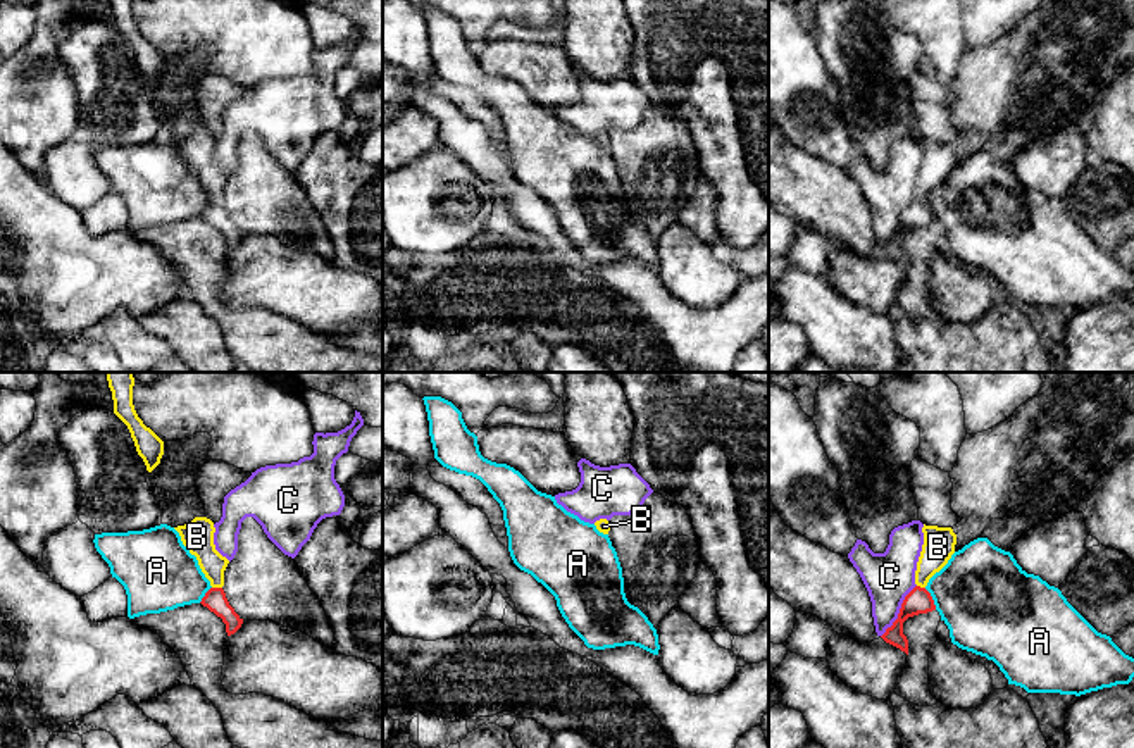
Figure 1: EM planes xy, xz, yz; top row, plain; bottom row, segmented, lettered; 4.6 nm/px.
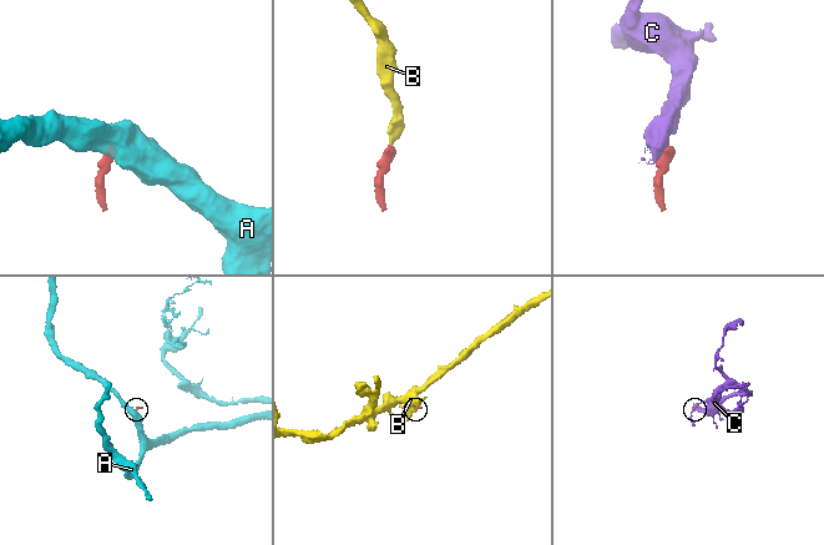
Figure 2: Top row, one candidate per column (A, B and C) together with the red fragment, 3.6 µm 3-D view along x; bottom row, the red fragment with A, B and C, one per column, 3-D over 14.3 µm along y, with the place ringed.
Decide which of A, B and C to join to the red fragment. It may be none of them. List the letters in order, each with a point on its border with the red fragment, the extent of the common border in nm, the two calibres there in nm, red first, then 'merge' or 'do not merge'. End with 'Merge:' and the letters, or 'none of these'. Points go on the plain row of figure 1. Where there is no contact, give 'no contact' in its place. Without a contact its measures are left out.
A: yz (931, 212) | 120 nm | 120/440 nm | do not merge
B: xy (218, 202) | 50 nm | 100/140 nm | merge
C: yz (900, 224) | 300 nm | 120/240 nm | do not merge
Merge: B

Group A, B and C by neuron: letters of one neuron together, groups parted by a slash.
A / B / C

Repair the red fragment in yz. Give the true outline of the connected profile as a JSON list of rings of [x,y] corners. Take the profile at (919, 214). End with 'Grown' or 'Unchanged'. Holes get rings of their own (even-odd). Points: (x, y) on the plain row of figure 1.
[[[922,141],[924,159],[915,184],[915,202],[905,210],[898,233],[881,250],[886,257],[908,269],[908,253],[903,248],[903,236],[908,231],[936,224],[931,207],[925,203],[929,193],[939,186],[955,167],[956,148],[951,141]]]. Grown

